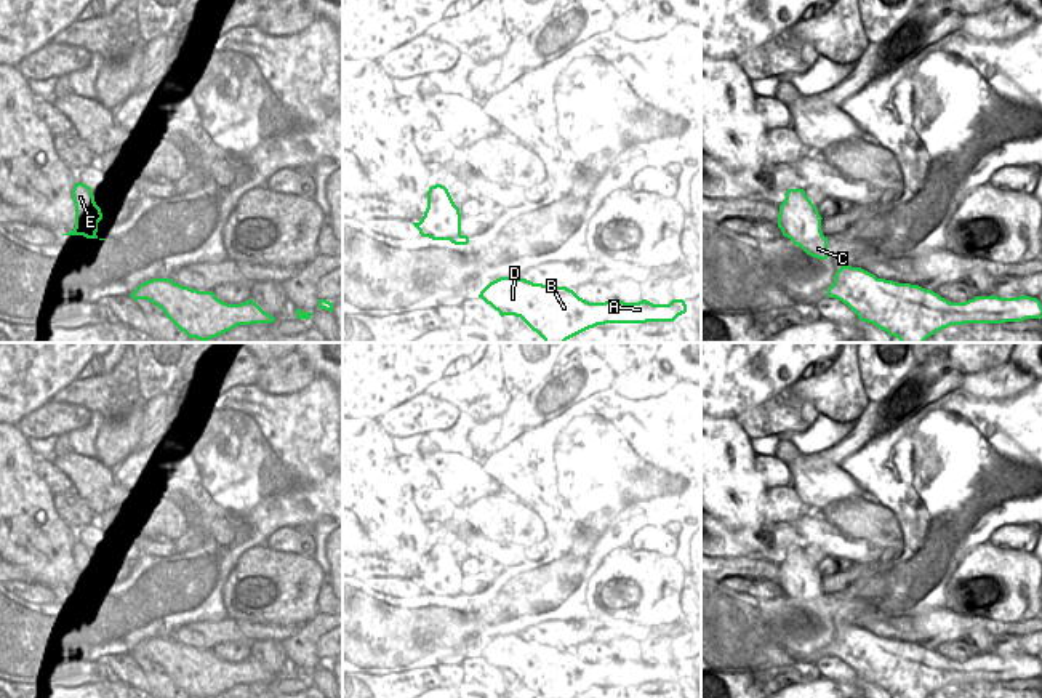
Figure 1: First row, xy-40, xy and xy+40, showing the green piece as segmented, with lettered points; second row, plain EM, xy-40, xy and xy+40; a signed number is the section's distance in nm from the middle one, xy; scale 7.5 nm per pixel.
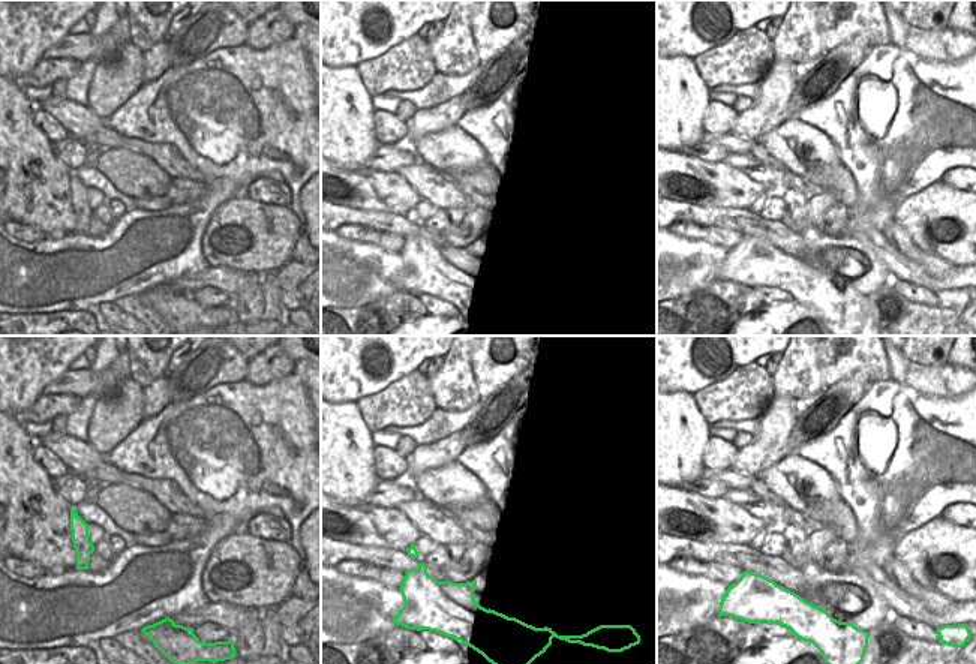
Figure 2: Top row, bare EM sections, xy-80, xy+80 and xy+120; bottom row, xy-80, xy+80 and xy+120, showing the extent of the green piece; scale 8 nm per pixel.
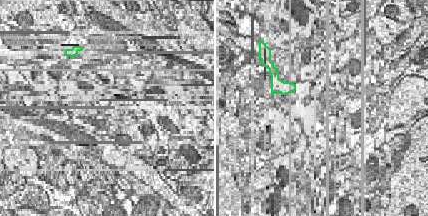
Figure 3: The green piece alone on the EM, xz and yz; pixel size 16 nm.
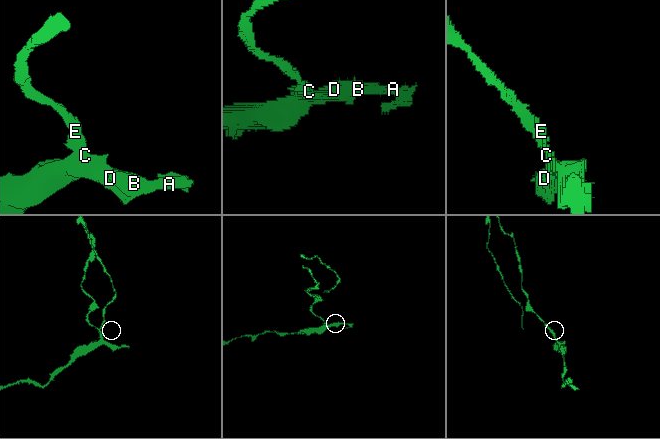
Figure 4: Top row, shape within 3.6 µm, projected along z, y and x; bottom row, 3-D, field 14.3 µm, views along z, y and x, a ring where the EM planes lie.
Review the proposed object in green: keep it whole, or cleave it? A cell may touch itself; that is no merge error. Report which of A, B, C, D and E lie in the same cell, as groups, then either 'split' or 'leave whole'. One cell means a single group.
A B C D / E | split

